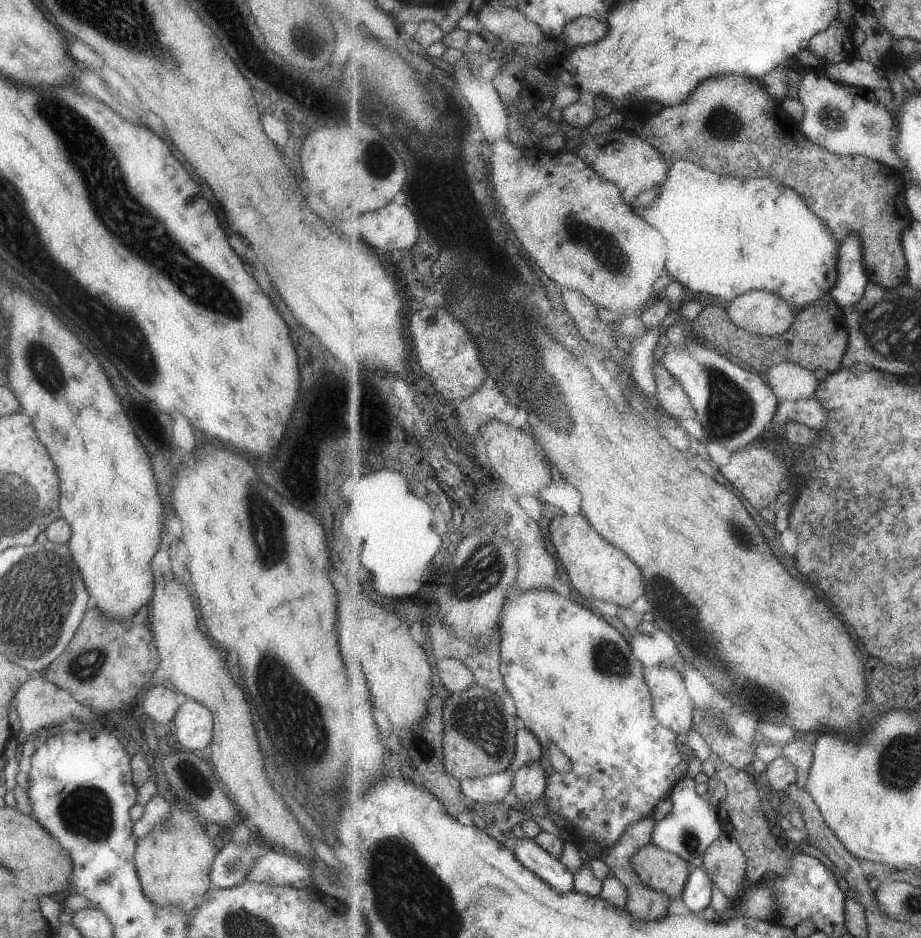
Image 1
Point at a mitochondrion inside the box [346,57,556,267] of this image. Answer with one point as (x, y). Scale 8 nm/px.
(379, 162)

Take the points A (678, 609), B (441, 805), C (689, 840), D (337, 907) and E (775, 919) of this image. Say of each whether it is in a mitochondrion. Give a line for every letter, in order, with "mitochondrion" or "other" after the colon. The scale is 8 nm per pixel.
A: mitochondrion
B: other
C: mitochondrion
D: other
E: other

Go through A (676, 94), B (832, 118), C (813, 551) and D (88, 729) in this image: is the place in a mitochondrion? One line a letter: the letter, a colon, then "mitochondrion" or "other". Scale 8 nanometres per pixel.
A: other
B: mitochondrion
C: other
D: other

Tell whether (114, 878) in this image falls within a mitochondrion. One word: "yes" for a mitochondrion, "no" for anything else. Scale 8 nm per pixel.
no

